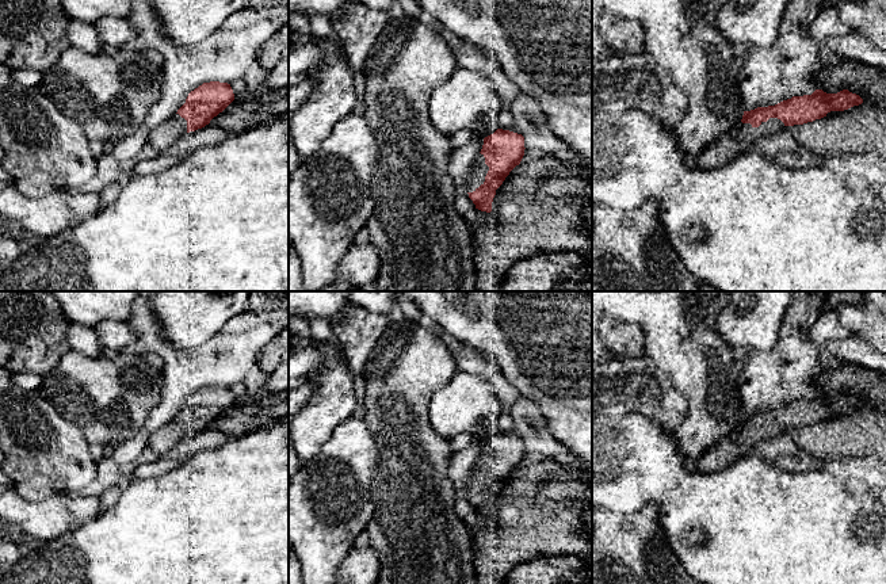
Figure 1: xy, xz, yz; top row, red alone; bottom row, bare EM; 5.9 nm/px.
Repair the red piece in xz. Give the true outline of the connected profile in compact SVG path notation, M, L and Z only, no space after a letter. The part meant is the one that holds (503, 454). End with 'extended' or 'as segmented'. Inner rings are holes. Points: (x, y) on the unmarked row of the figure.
M497 432L478 444L481 455L469 474L466 493L476 512L490 516L496 493L524 459L524 440Z; extended

